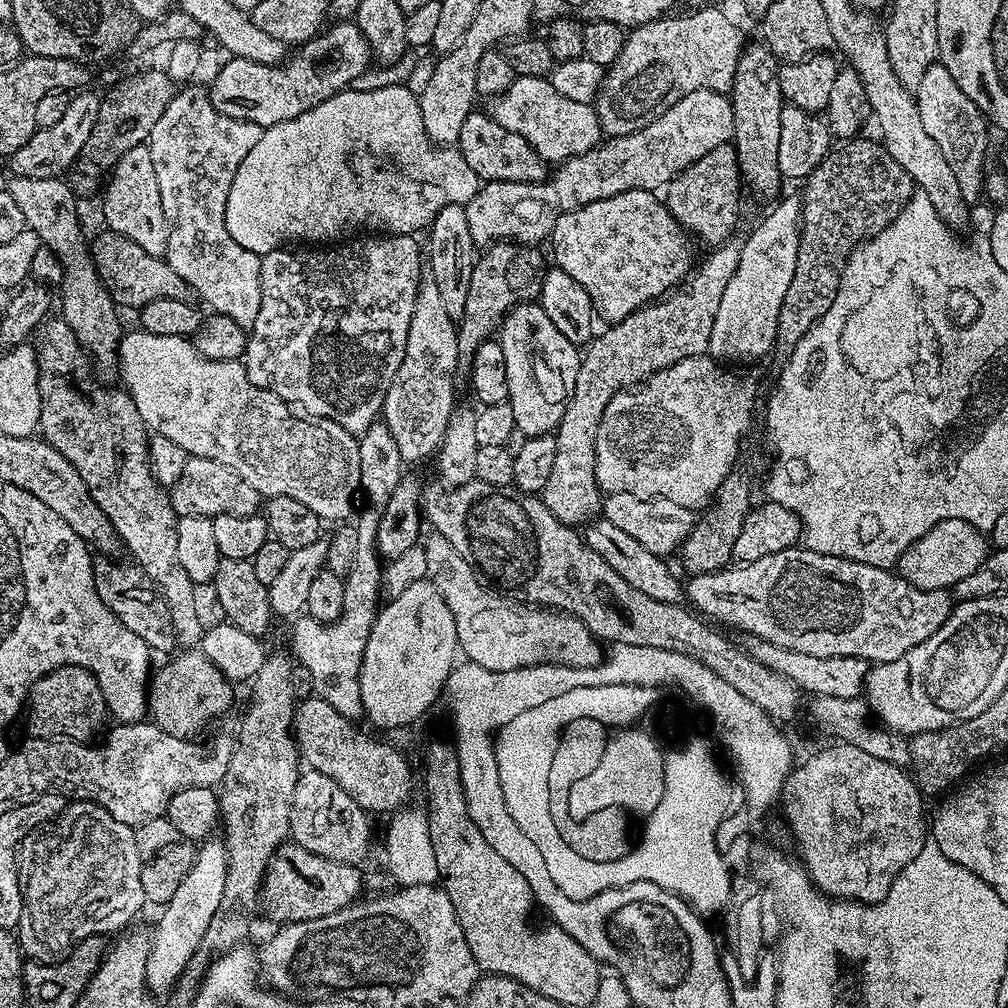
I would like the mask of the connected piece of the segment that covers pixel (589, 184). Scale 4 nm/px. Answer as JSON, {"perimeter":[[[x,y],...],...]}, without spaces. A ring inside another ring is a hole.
{"perimeter":[[[709,88],[702,90],[694,90],[694,94],[686,94],[686,98],[678,98],[678,102],[674,102],[674,106],[670,106],[670,110],[666,110],[666,114],[662,114],[658,118],[654,118],[654,122],[650,122],[650,126],[646,126],[642,130],[638,130],[634,134],[626,134],[625,136],[614,136],[605,139],[603,142],[591,148],[589,152],[584,152],[580,156],[575,156],[569,160],[563,161],[559,165],[560,168],[551,173],[547,180],[542,182],[534,182],[533,184],[523,184],[522,182],[506,182],[505,180],[487,181],[478,190],[478,194],[474,194],[474,198],[470,198],[470,202],[464,205],[466,210],[466,223],[470,226],[470,238],[473,245],[477,249],[483,250],[489,244],[497,242],[515,242],[517,244],[527,244],[529,246],[539,245],[539,240],[547,241],[551,237],[554,226],[558,222],[558,218],[562,218],[562,214],[578,210],[582,206],[590,206],[590,202],[598,202],[602,198],[614,198],[614,194],[622,194],[626,190],[646,190],[647,192],[656,192],[672,183],[673,176],[678,176],[685,172],[694,162],[698,162],[698,158],[702,158],[702,154],[710,154],[710,150],[716,149],[717,146],[729,143],[734,134],[734,110],[732,109],[732,101],[725,93],[715,92]]]}

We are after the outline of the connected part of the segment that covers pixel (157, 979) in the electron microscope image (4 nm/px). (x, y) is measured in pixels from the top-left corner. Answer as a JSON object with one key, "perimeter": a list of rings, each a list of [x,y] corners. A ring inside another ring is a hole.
{"perimeter":[[[208,838],[197,847],[196,857],[186,878],[182,878],[178,891],[170,902],[162,906],[164,912],[156,929],[150,935],[148,957],[146,958],[146,986],[153,994],[167,994],[176,987],[181,973],[193,963],[200,950],[200,943],[206,934],[214,914],[218,914],[222,894],[225,890],[226,850],[223,839]]]}

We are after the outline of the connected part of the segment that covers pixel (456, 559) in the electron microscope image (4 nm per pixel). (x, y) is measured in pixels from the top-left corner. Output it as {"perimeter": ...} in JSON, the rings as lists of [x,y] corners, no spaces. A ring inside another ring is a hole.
{"perimeter":[[[432,534],[428,541],[423,541],[422,547],[426,554],[428,576],[432,584],[440,588],[440,593],[454,614],[456,627],[456,642],[461,653],[464,652],[469,661],[490,671],[512,671],[519,668],[533,668],[535,664],[565,664],[571,668],[593,668],[602,659],[601,641],[592,635],[592,631],[576,616],[569,612],[561,612],[535,604],[525,604],[515,596],[507,595],[495,587],[482,582],[475,568],[469,564],[446,538]]]}

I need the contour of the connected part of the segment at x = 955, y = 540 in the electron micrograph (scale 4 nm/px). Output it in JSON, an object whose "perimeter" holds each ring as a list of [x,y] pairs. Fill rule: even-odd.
{"perimeter":[[[950,518],[938,522],[900,555],[898,574],[906,582],[924,590],[952,590],[962,578],[974,574],[974,570],[984,564],[989,551],[989,537],[973,521]]]}

